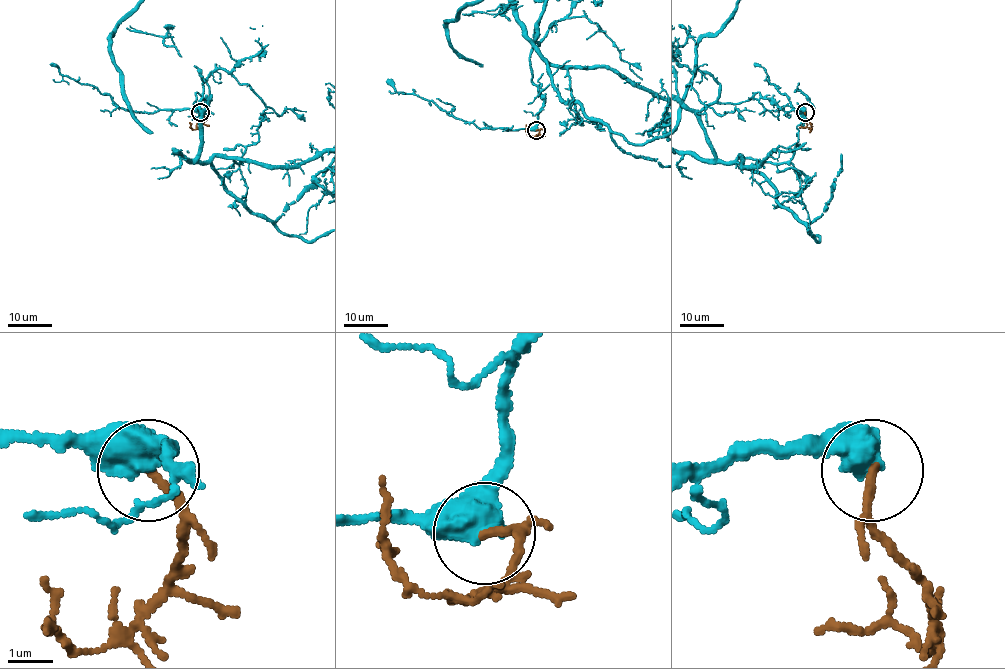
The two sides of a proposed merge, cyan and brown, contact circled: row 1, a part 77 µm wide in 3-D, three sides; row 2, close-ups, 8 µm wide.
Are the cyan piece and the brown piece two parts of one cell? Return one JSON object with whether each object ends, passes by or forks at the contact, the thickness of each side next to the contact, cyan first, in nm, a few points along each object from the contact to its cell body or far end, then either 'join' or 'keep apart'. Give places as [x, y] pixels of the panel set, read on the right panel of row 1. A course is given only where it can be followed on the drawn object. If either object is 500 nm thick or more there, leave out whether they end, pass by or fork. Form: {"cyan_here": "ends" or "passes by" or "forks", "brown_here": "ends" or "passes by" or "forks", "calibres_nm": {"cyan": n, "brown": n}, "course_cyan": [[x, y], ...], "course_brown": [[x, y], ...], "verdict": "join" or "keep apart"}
{"calibres_nm": {"cyan": 600, "brown": 190}, "course_brown": [[805, 112], [811, 130], [800, 127]], "verdict": "join"}

